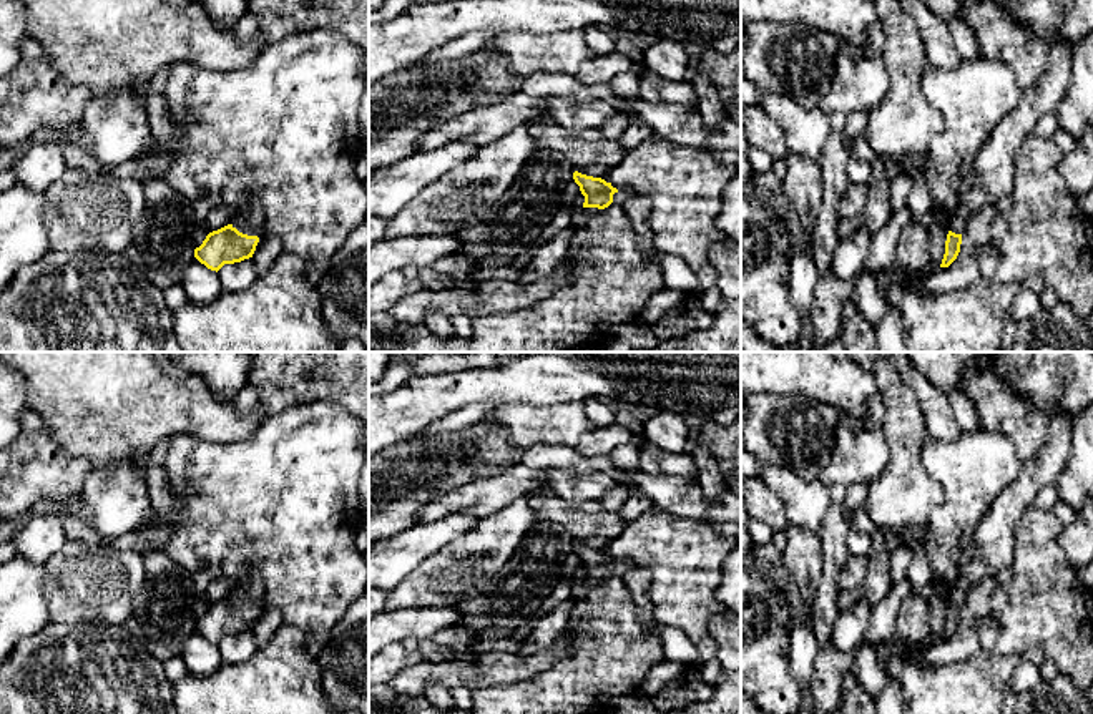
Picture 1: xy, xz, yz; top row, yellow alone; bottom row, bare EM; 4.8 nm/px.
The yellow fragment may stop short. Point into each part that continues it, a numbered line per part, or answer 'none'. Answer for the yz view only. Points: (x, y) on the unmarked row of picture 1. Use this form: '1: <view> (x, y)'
1: yz (992, 548)

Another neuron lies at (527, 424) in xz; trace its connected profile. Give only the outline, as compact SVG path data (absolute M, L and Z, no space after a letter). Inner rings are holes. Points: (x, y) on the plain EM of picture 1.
M585 402L535 405L502 403L485 420L507 428L508 440L522 452L538 443L576 447L595 425L585 412Z

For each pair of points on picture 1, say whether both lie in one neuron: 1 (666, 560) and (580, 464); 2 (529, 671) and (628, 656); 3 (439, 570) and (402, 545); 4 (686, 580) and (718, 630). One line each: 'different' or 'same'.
1: different
2: different
3: different
4: different

